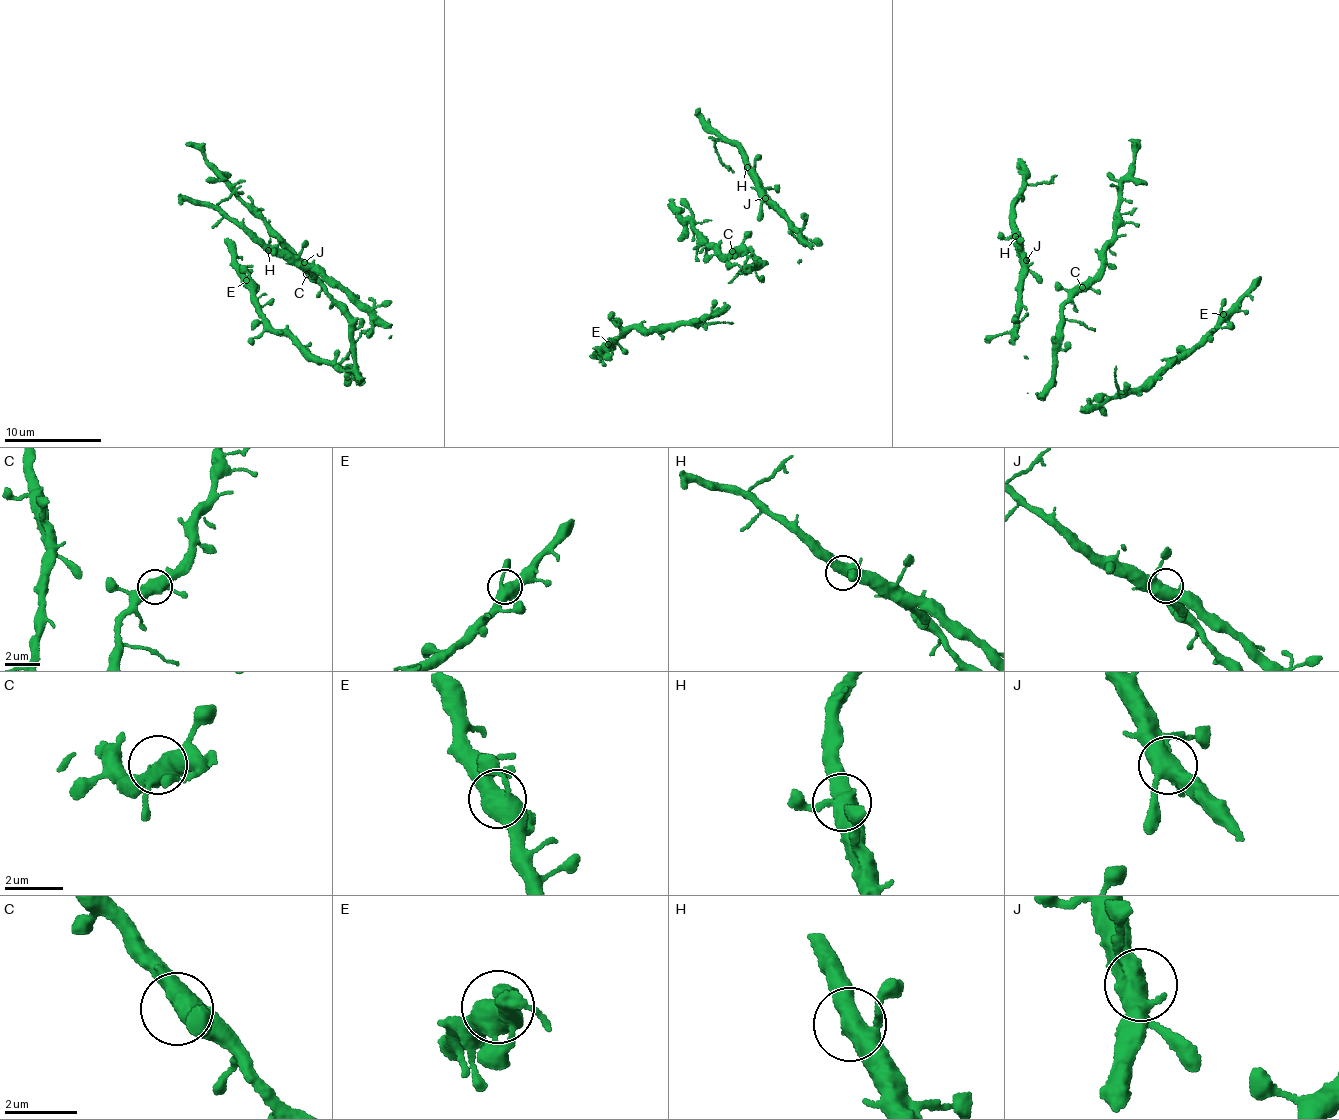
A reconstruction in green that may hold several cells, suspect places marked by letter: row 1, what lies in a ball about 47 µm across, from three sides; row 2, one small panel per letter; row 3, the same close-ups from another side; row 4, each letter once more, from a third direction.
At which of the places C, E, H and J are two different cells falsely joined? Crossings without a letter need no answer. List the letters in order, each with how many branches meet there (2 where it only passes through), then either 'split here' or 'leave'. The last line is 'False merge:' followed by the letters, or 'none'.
C: 3 branches meet; leave
E: 4 branches meet; leave
H: 4 branches meet; leave
J: 5 branches meet; leave
False merge: none

